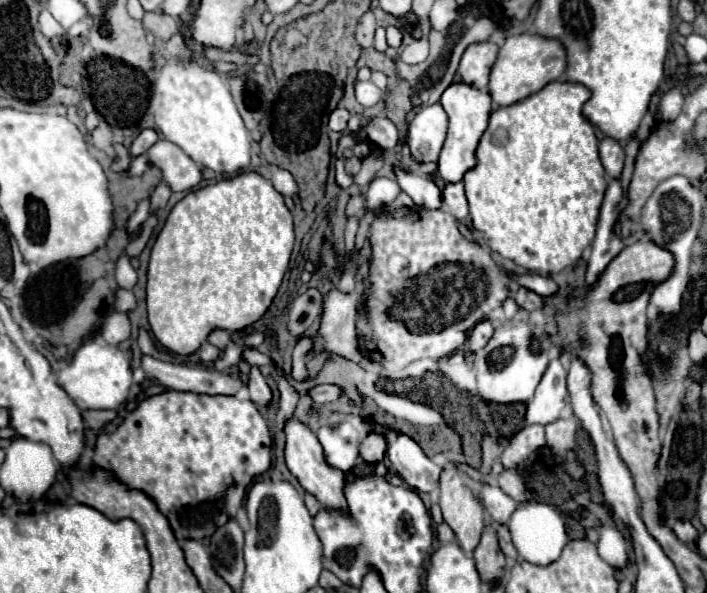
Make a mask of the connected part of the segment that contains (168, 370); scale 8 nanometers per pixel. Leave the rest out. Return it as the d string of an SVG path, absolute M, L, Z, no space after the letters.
M147 354L141 356L141 368L149 378L155 378L161 386L169 390L179 390L179 392L235 396L243 388L243 382L239 376L231 376L227 372L215 372L211 368L179 366Z

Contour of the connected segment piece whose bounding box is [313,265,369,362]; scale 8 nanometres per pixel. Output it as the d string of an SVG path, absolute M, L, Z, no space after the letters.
M359 265L355 275L356 286L351 294L343 294L337 288L331 290L325 298L323 298L323 314L321 314L321 336L315 338L313 344L313 354L325 350L331 354L339 354L343 358L349 358L353 362L361 362L361 352L359 352L359 342L357 342L357 334L355 334L355 320L357 320L357 300L363 296L365 285L364 279L369 271L369 265Z

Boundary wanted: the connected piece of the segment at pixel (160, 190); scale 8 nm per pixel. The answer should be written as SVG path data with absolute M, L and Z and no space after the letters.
M161 180L155 188L155 192L151 194L151 210L157 212L159 208L163 208L167 204L169 196L171 196L171 188L165 184L165 180Z

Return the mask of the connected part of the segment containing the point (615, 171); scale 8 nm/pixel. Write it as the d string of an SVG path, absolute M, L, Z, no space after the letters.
M603 138L603 142L599 144L599 156L601 156L607 176L619 178L621 170L623 170L623 162L625 162L625 152L619 146L619 142L615 142L611 138Z

